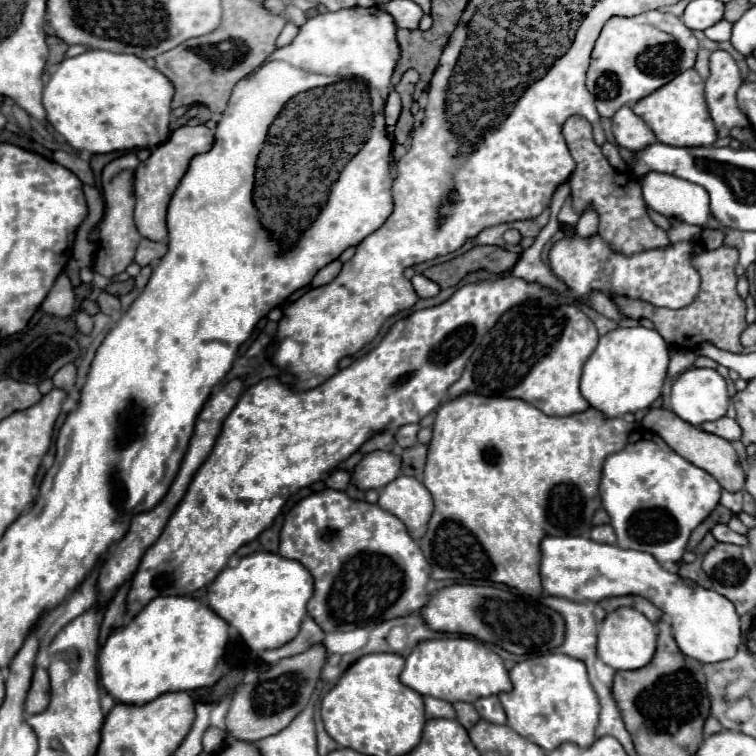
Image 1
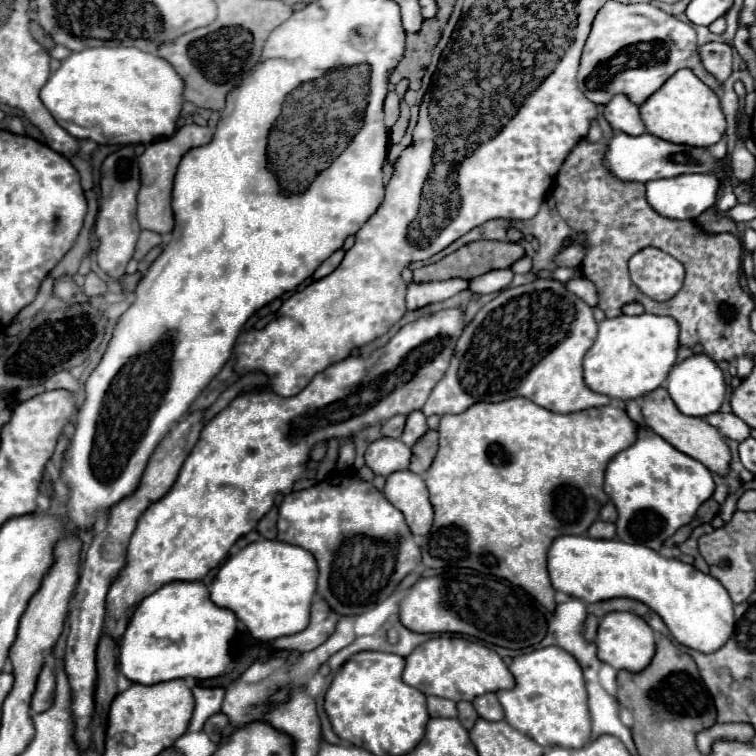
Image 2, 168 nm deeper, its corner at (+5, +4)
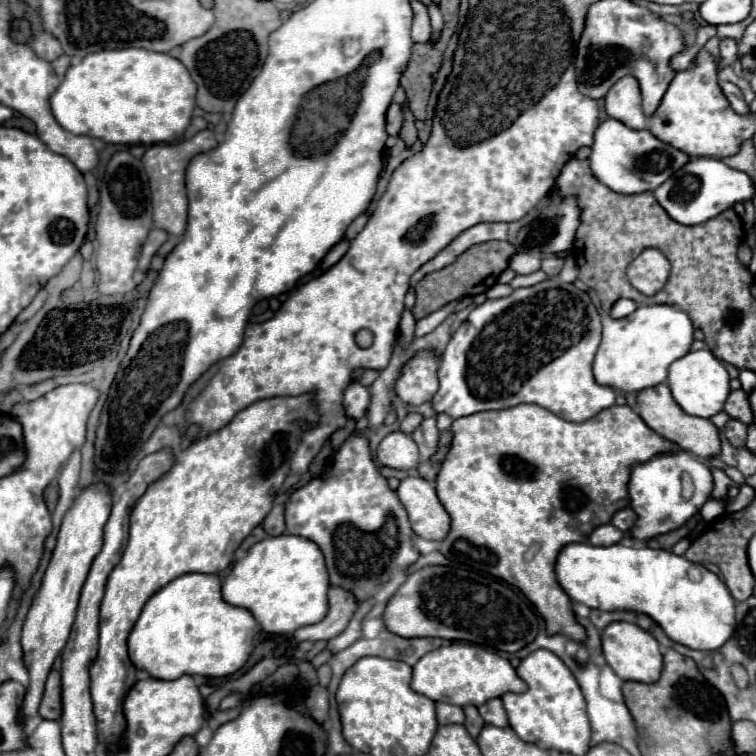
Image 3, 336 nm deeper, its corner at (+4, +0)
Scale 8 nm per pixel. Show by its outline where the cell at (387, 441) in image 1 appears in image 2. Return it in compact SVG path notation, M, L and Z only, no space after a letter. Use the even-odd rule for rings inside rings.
M391 417L389 421L383 423L383 429L381 429L383 435L385 437L401 437L405 421L407 421L407 417Z

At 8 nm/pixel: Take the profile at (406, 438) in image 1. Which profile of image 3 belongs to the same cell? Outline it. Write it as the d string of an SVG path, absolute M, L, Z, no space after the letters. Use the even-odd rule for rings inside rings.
M424 419L420 427L412 433L412 439L416 441L420 449L420 459L426 461L428 457L434 455L436 445L438 445L438 429L436 429L436 419Z

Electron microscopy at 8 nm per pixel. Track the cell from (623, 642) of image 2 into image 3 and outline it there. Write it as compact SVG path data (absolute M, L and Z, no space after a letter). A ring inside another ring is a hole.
M610 623L604 631L602 631L602 651L604 651L604 659L606 663L614 669L614 673L624 679L624 681L642 681L642 683L654 683L660 677L662 671L662 653L660 653L660 645L658 641L646 633L644 629L640 629L634 623Z

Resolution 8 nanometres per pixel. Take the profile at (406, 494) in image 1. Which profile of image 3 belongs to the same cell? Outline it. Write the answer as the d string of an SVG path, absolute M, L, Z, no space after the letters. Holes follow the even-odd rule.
M418 475L406 477L400 481L400 487L396 489L396 495L404 509L408 511L408 517L412 521L412 529L416 535L424 539L440 541L446 537L450 529L450 517L446 509L440 505L434 485Z

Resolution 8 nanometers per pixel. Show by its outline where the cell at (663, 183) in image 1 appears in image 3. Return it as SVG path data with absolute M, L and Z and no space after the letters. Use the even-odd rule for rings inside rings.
M712 157L692 159L690 165L682 167L682 177L670 177L654 191L654 197L662 205L662 209L682 225L704 223L726 211L734 203L744 203L746 199L752 199L752 195L754 183L746 173L730 169L724 161Z

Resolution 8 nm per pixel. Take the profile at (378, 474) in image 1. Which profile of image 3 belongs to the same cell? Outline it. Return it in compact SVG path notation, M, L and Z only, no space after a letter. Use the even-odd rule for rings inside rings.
M390 433L386 435L378 449L376 449L376 459L382 467L390 469L402 469L402 471L412 471L416 469L420 457L418 457L418 447L414 445L412 437L406 433Z

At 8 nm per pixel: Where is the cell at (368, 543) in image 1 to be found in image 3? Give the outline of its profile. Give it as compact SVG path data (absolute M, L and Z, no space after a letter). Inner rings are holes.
M350 435L340 451L332 453L332 465L322 477L312 479L290 495L286 503L286 533L316 543L324 553L330 585L352 593L358 603L374 597L398 571L406 571L420 557L416 549L418 535L410 527L406 509L388 487L386 479L378 473L368 451L368 439L358 435Z

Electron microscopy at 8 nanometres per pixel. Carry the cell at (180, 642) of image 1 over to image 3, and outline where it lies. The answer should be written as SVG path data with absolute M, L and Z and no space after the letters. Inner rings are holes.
M186 573L166 587L156 591L144 605L130 637L128 637L128 655L136 669L146 671L154 679L172 681L182 675L204 675L204 677L226 677L236 673L252 653L254 645L256 619L248 609L228 605L220 593L218 575L204 573Z

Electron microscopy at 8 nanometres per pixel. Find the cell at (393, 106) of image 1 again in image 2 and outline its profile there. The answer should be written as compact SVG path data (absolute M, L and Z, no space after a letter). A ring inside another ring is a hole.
M391 91L385 99L385 125L391 129L397 119L399 119L399 97L395 91Z

